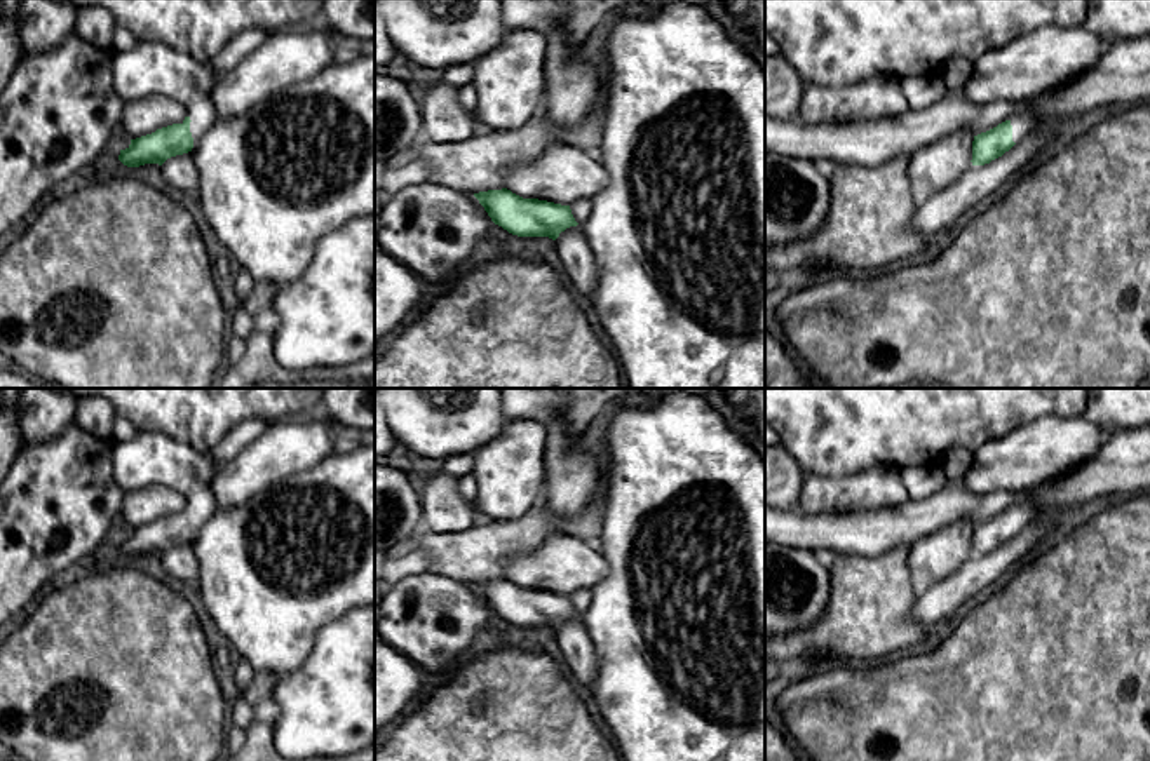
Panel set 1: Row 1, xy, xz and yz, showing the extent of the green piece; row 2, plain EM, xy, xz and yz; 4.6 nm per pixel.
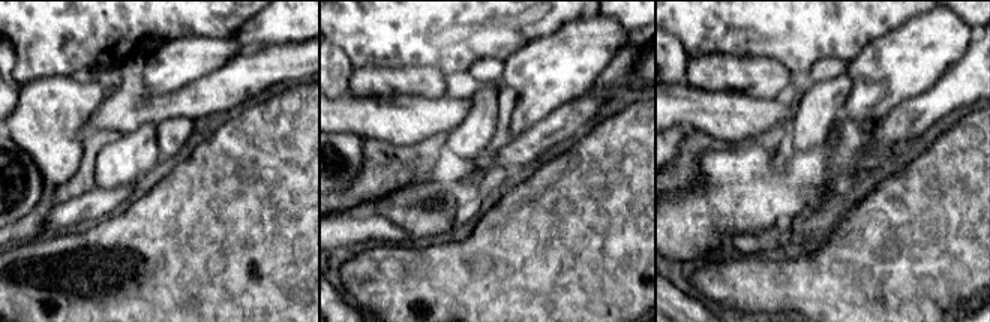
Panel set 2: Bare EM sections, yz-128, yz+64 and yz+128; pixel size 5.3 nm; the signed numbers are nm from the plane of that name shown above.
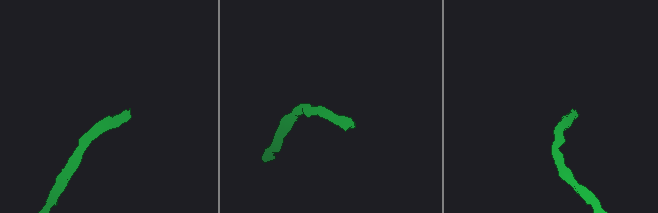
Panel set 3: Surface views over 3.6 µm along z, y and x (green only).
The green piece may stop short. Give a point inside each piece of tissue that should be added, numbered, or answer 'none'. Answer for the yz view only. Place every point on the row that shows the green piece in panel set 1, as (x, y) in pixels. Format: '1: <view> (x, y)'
none

